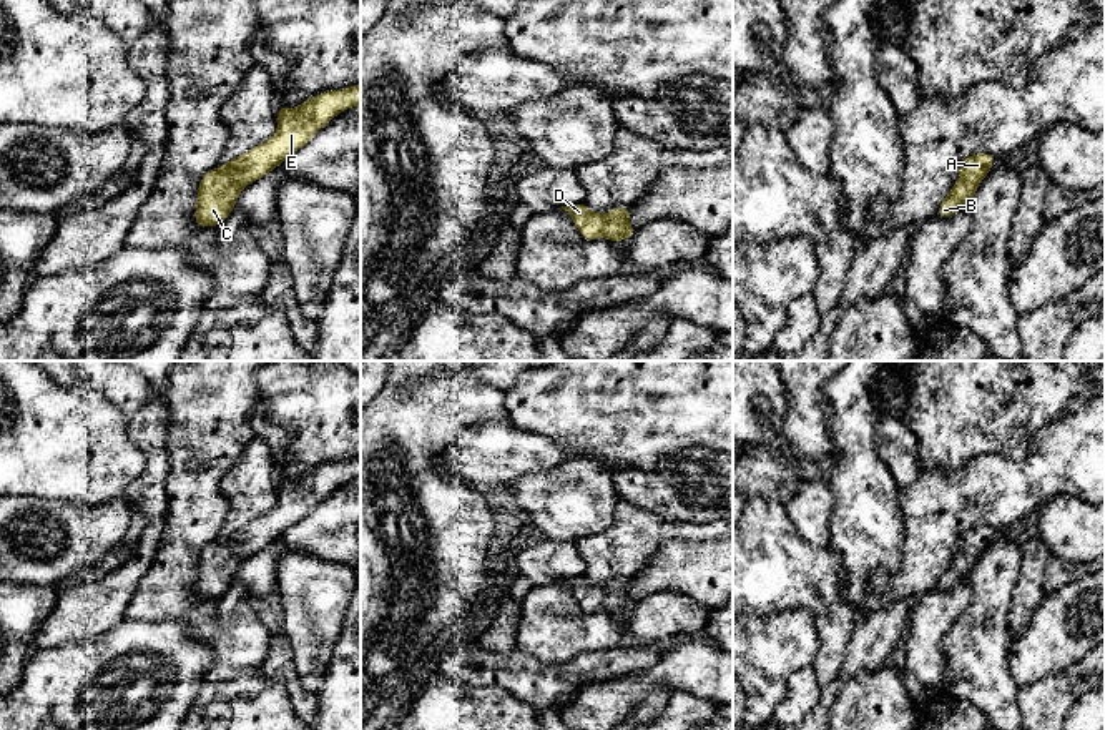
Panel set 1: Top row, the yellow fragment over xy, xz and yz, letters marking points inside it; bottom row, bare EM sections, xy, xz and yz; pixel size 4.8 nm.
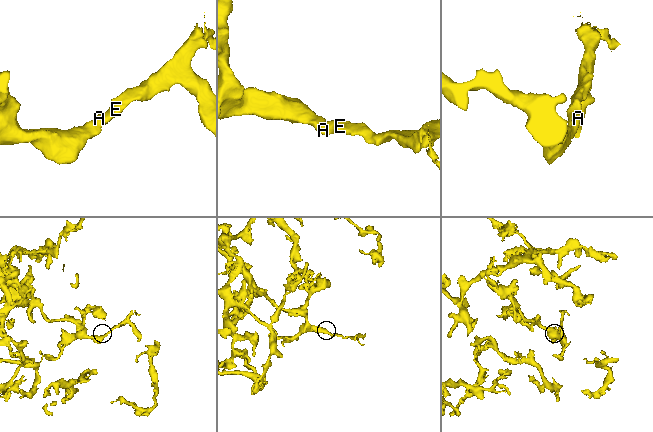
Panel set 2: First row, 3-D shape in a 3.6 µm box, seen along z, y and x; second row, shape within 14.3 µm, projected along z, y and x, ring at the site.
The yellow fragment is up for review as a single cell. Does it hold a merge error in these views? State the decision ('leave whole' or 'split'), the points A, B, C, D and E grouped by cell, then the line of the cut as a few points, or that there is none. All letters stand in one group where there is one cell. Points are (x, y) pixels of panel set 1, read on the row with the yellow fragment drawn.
leave whole; groups A B C D E; cut none

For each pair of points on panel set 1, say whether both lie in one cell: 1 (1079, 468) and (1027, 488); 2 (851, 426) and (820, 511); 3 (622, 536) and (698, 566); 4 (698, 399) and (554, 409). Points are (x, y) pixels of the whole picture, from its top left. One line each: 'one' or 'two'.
1: one
2: two
3: two
4: one

